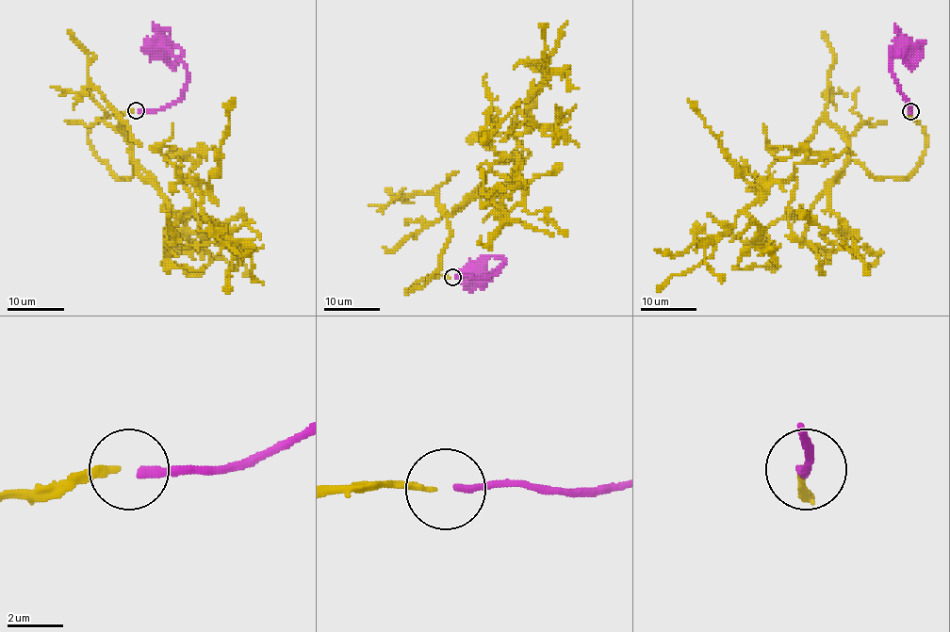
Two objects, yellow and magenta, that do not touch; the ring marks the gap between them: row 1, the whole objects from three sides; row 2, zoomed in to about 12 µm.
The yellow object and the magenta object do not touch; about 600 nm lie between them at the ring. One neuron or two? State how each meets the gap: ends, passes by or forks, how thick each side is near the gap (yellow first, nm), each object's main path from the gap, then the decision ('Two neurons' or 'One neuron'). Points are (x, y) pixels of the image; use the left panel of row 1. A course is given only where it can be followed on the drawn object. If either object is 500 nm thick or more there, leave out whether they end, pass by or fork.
At the ring yellow ends. At the ring magenta ends. Thickness 240 nm (yellow) against 300 nm. Course of yellow: (134, 110), (91, 150), (193, 232), (213, 227), (173, 216), (202, 182), (227, 294). Course of magenta: (138, 110), (156, 110), (176, 103), (186, 88), (188, 69), (162, 49). One neuron

